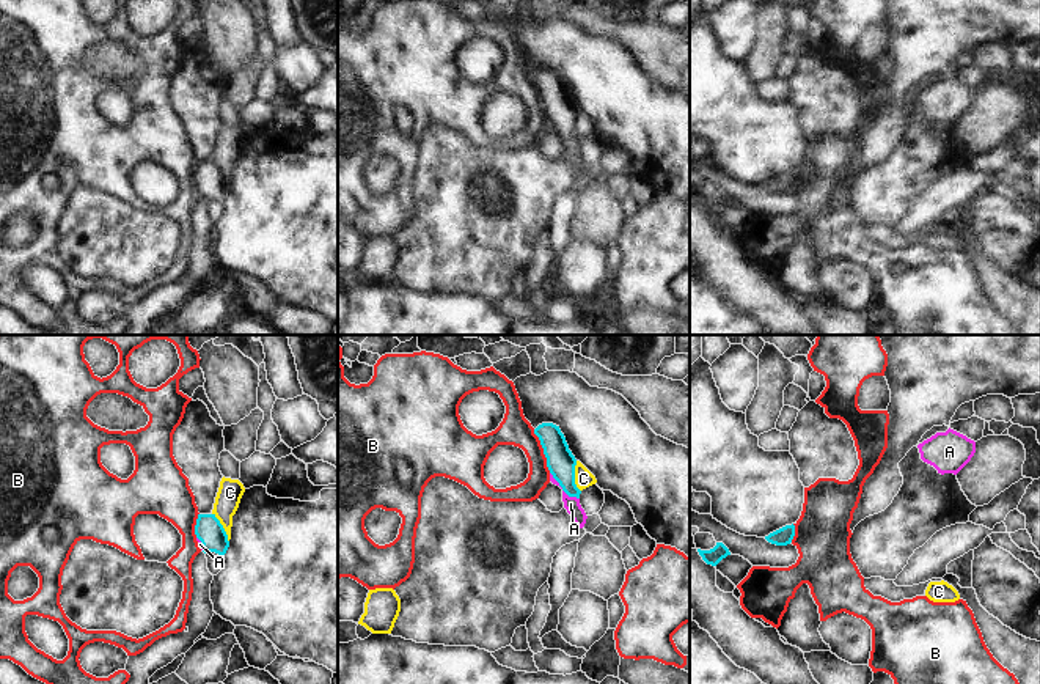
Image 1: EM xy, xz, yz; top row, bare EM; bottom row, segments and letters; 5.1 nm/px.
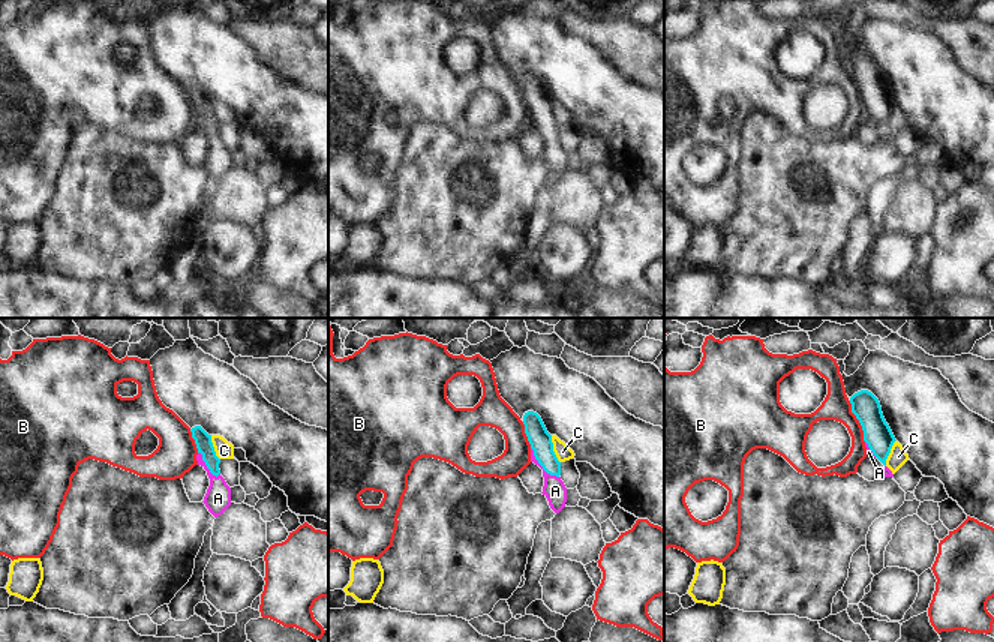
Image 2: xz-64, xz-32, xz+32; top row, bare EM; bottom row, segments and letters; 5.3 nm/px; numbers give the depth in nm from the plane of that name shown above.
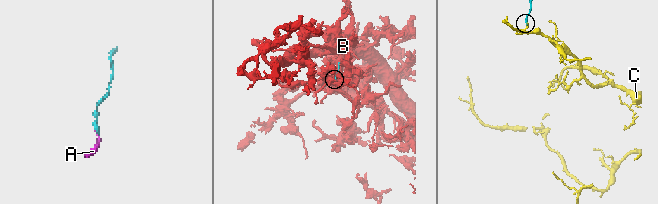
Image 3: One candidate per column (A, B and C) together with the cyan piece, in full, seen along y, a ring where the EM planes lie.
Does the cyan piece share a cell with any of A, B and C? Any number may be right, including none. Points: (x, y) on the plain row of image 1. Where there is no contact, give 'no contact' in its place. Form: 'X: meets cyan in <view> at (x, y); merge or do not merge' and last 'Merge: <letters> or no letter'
A: meets cyan in xz at (563, 137); merge
B: meets cyan in xz at (544, 99); do not merge
C: meets cyan in xz at (574, 125); do not merge
Merge: A

